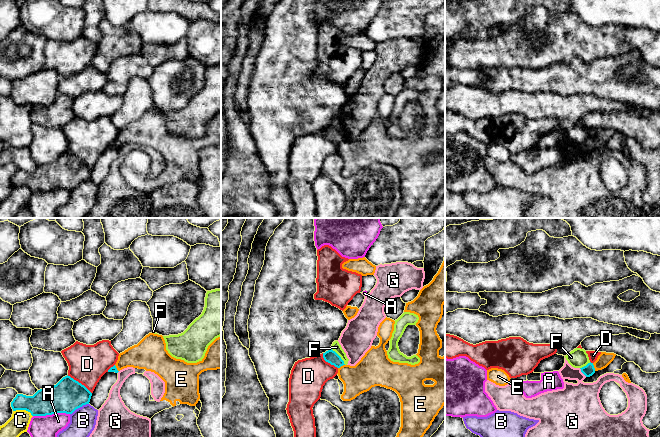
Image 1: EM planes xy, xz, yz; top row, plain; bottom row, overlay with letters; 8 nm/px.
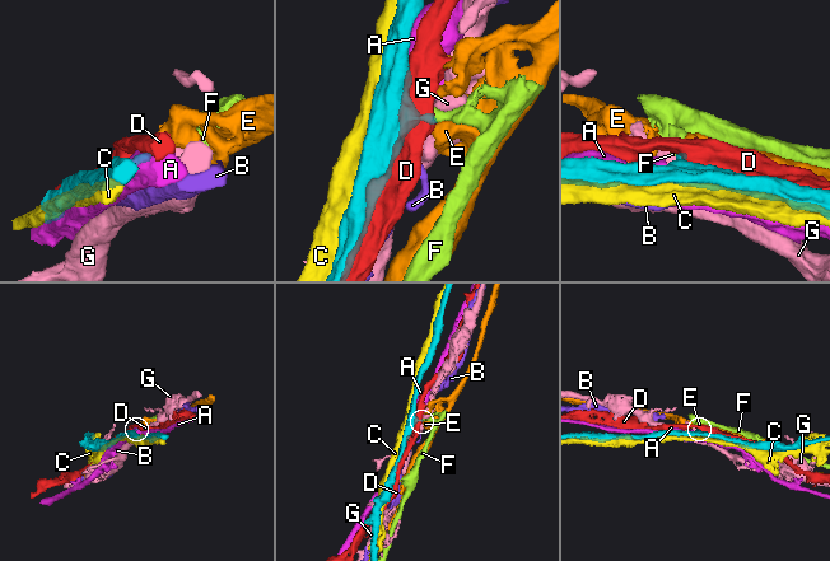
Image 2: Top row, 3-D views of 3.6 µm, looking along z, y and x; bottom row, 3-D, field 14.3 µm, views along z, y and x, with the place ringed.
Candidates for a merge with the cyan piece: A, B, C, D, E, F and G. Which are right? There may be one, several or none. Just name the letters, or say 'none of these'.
none of these

